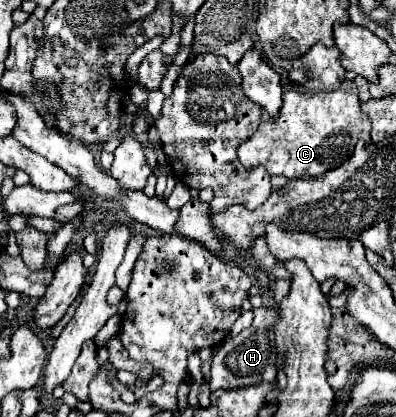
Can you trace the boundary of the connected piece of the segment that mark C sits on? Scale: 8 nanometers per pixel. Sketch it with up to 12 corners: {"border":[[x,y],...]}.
{"border":[[357,86],[283,92],[239,146],[269,176],[321,176],[371,130]]}

